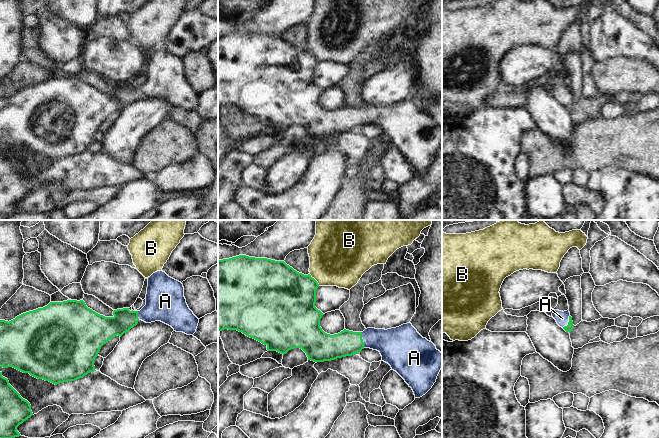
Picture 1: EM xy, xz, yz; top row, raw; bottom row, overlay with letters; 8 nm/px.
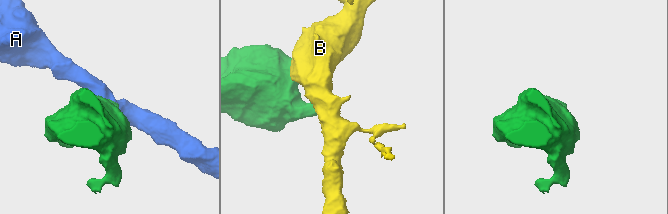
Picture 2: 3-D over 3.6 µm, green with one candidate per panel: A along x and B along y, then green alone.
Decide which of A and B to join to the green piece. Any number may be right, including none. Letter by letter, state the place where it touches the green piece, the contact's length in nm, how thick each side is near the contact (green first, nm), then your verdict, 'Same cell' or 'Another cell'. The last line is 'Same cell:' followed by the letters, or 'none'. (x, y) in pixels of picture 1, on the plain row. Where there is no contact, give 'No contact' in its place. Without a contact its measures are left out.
A: Touches green at xz (362, 116). Shared border 130 nm. Thickness 200 nm (green) against 240 nm. Same cell
B: Touches green at xz (315, 56). Shared border 130 nm. Thickness 420 nm (green) against 440 nm. Another cell
Same cell: A.

